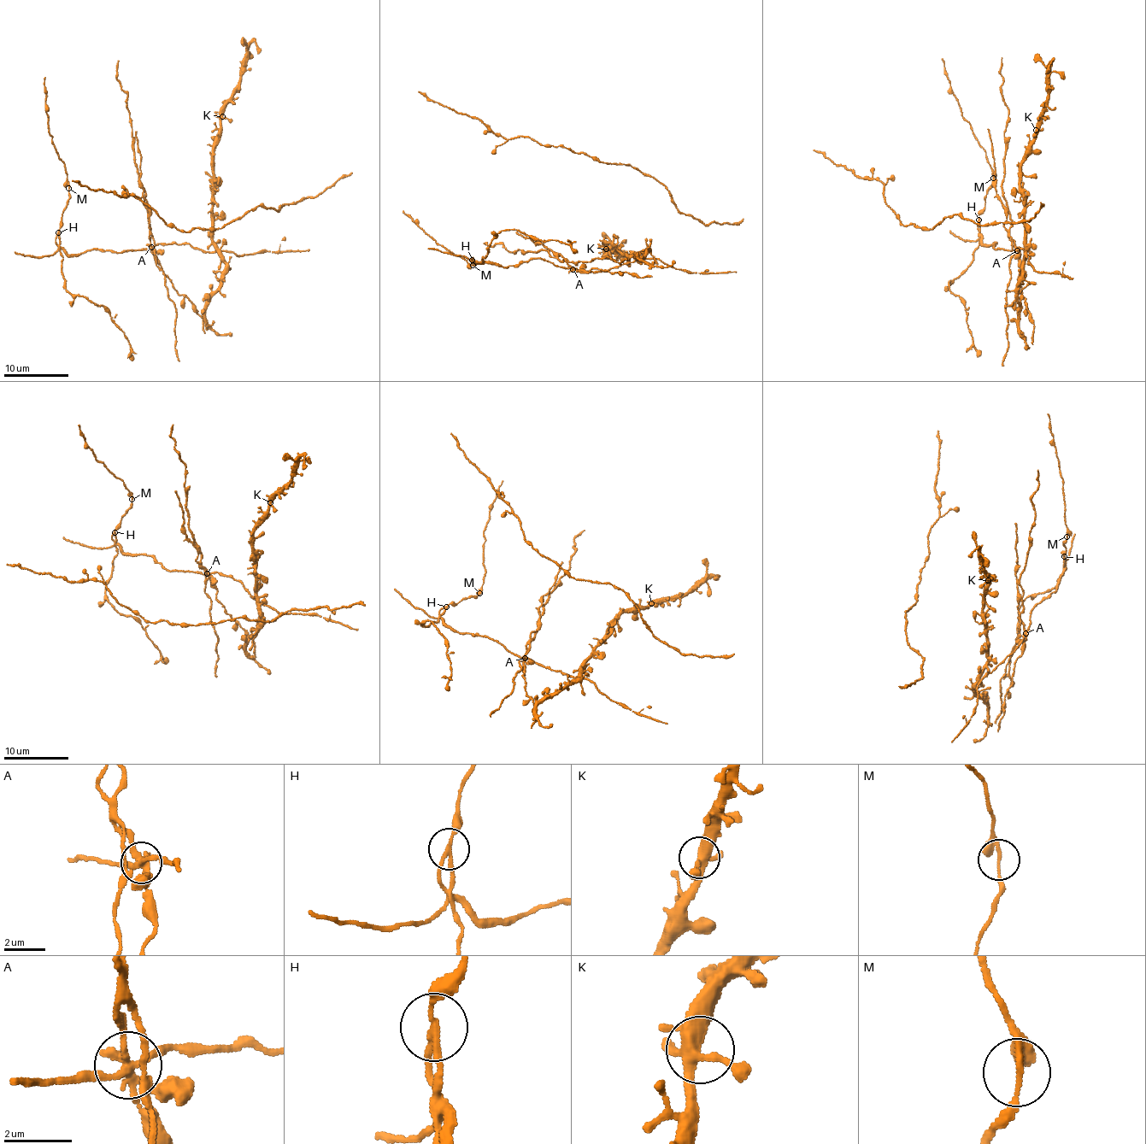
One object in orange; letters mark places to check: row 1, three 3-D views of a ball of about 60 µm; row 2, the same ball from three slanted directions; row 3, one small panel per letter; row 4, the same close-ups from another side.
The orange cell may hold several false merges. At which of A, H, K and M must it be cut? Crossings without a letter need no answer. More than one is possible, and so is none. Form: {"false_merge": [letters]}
{"false_merge": ["A", "H"]}

